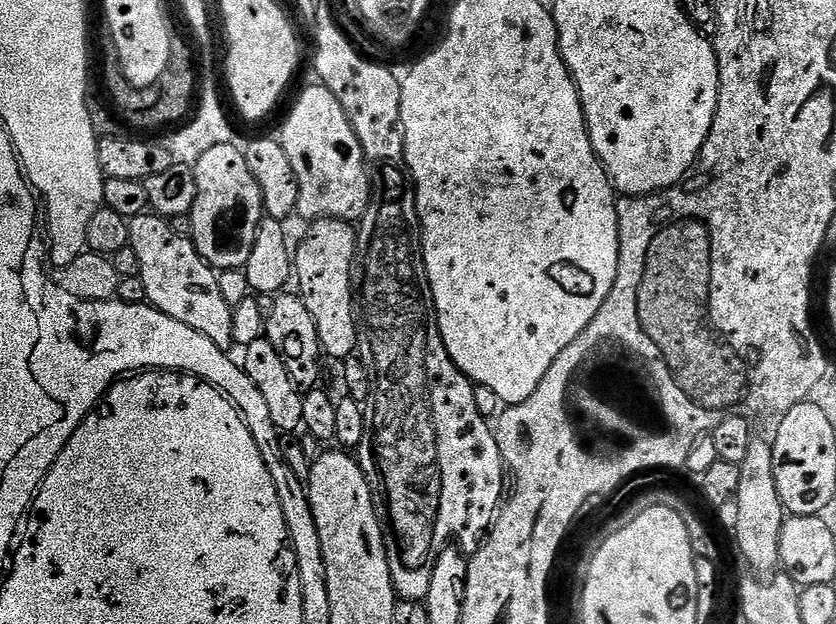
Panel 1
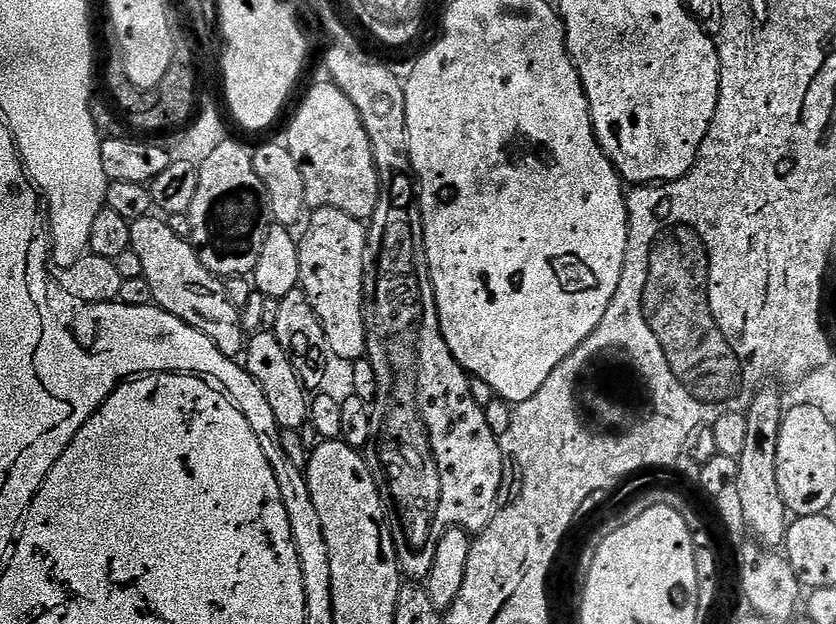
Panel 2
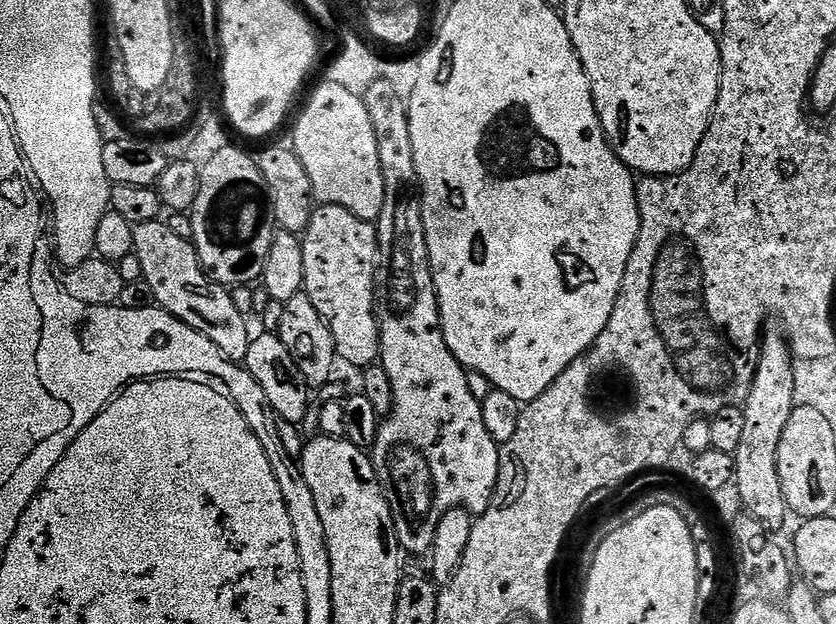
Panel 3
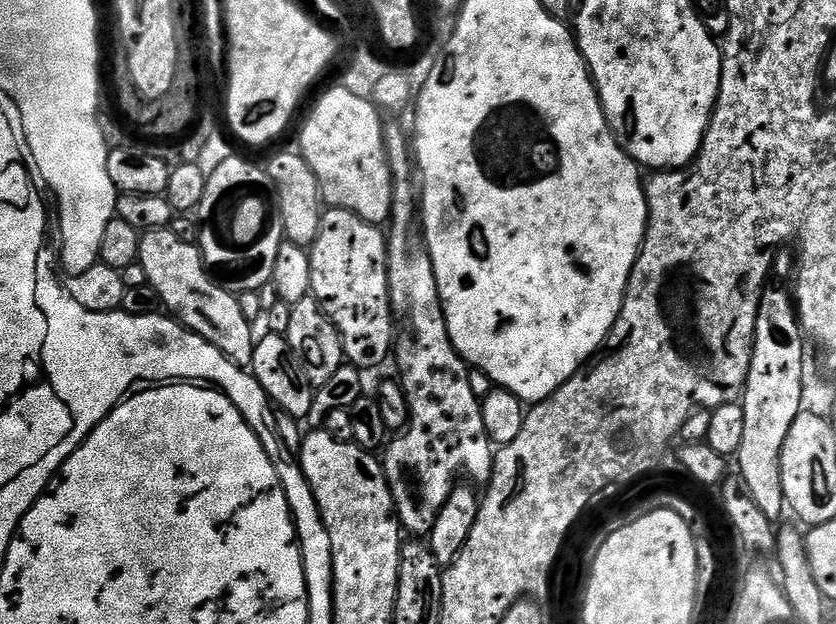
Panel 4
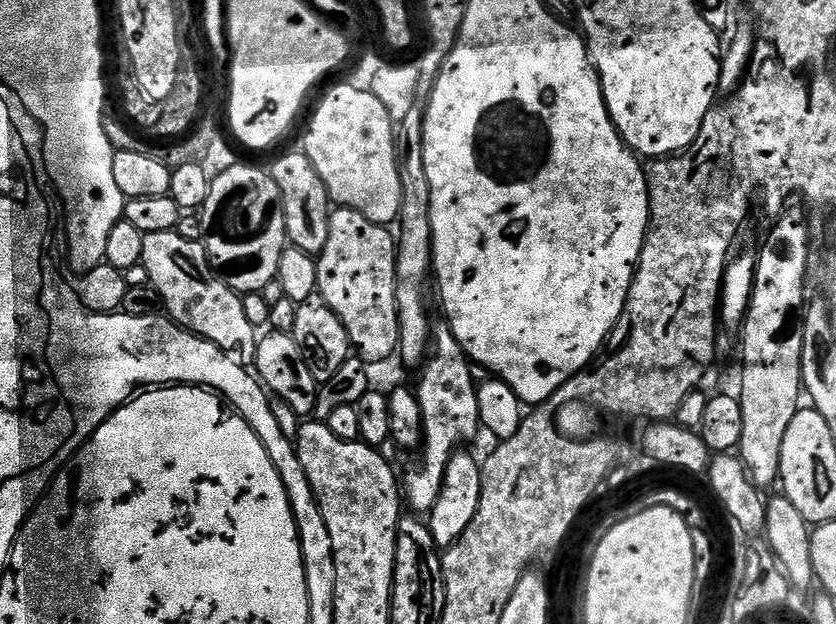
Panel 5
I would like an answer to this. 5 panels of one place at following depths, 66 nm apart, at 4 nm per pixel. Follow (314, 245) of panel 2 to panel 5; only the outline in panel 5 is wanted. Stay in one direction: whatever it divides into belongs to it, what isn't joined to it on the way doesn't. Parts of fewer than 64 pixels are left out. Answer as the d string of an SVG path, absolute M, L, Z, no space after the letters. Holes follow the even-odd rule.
M337 207L330 218L330 234L326 246L316 257L318 282L316 290L321 300L338 314L342 326L346 326L348 340L359 359L375 366L397 355L400 346L400 323L396 305L396 238L385 225L370 222L358 210Z

